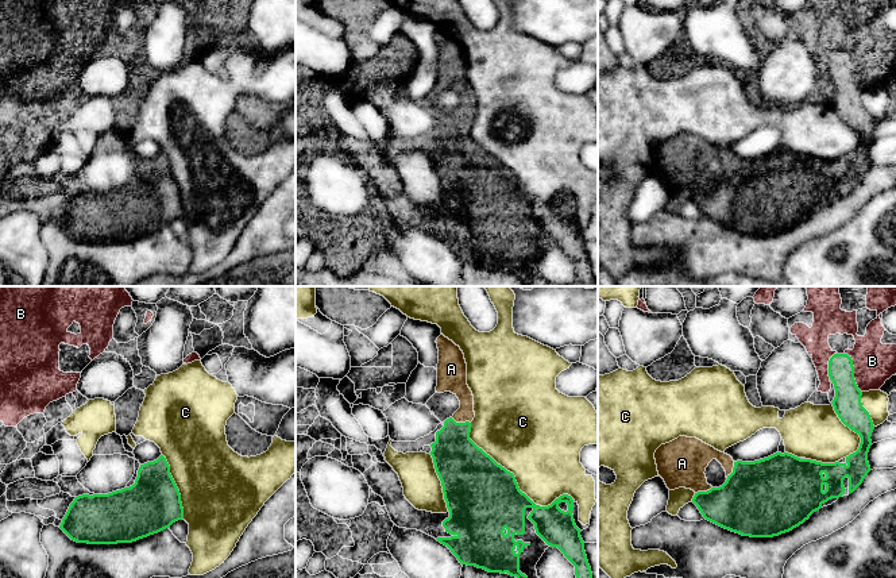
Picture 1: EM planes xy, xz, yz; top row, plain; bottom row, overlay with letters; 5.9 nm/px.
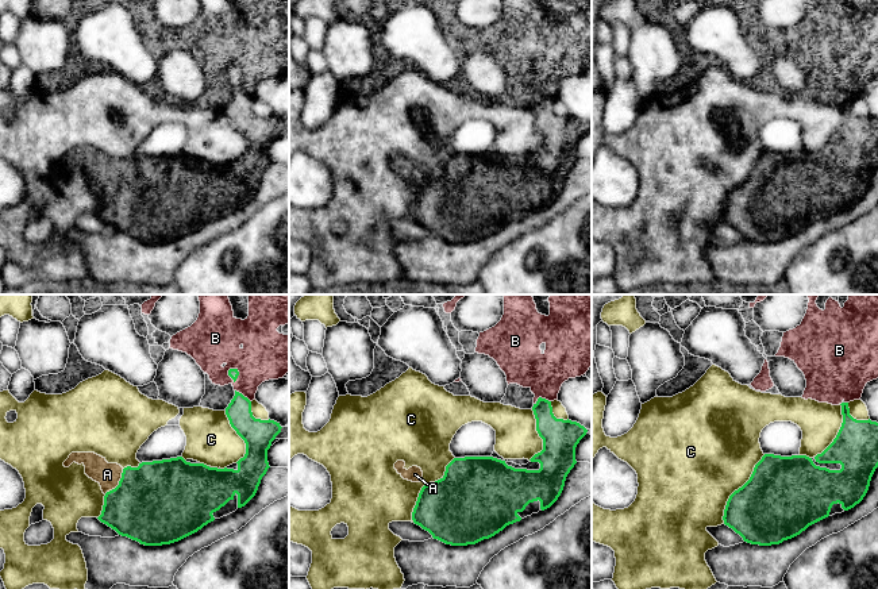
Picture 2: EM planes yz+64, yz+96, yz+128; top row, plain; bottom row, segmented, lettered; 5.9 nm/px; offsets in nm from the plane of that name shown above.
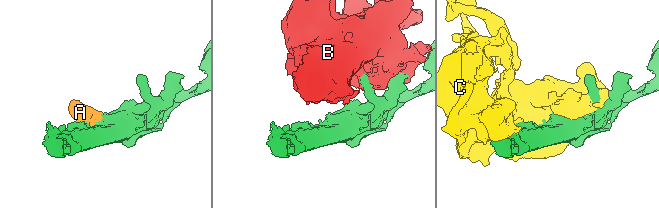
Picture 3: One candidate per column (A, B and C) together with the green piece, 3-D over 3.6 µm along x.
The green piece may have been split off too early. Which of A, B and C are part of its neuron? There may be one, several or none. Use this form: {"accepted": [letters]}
{"accepted": ["A"]}

